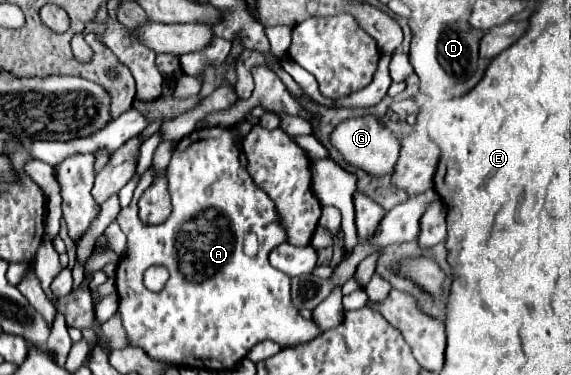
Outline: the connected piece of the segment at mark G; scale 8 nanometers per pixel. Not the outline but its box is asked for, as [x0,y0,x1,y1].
[330,114,400,176]

